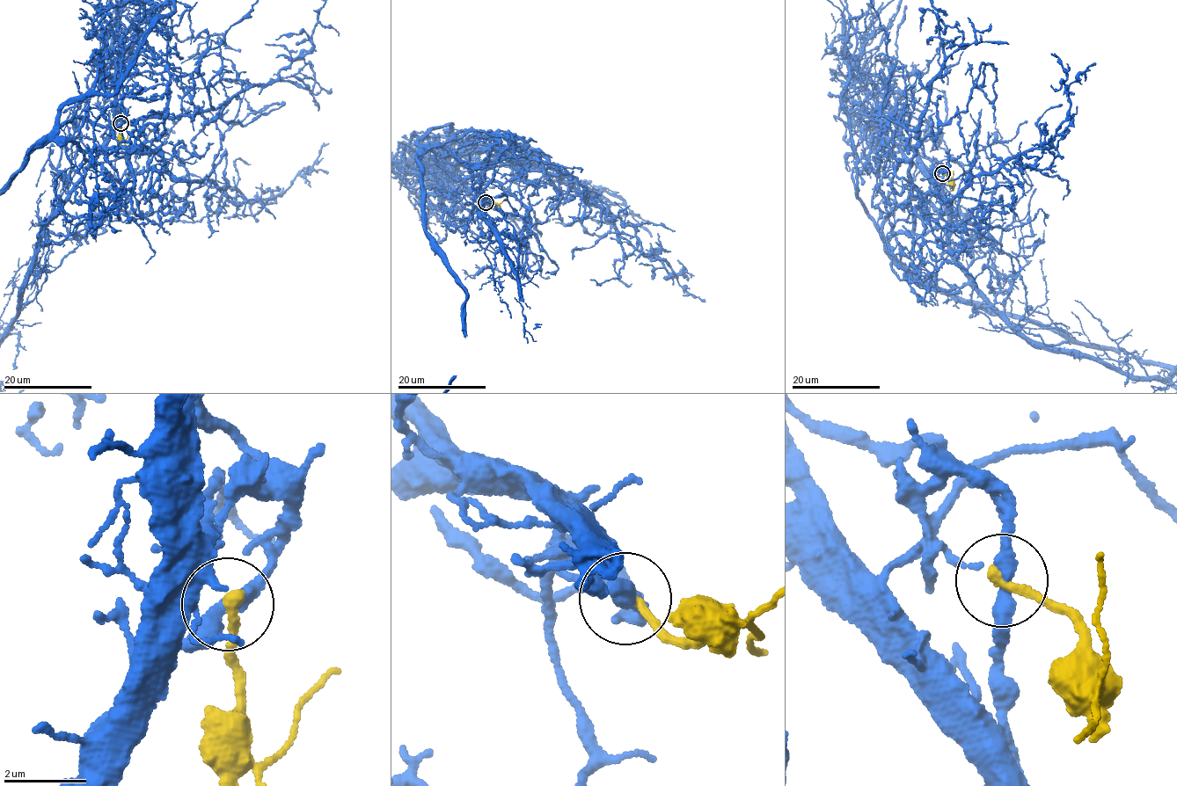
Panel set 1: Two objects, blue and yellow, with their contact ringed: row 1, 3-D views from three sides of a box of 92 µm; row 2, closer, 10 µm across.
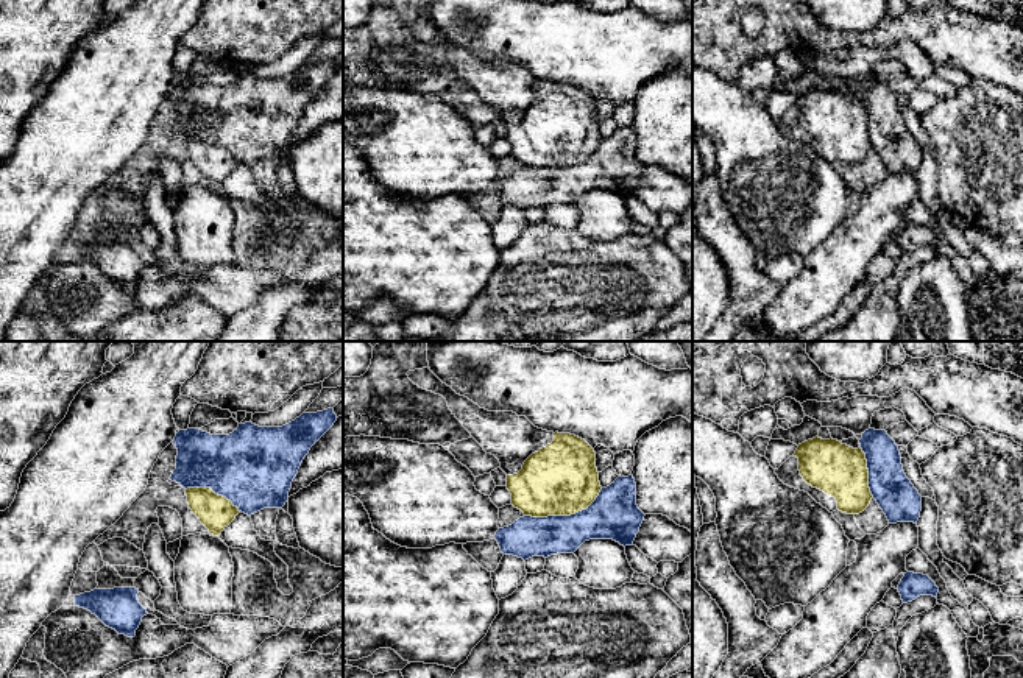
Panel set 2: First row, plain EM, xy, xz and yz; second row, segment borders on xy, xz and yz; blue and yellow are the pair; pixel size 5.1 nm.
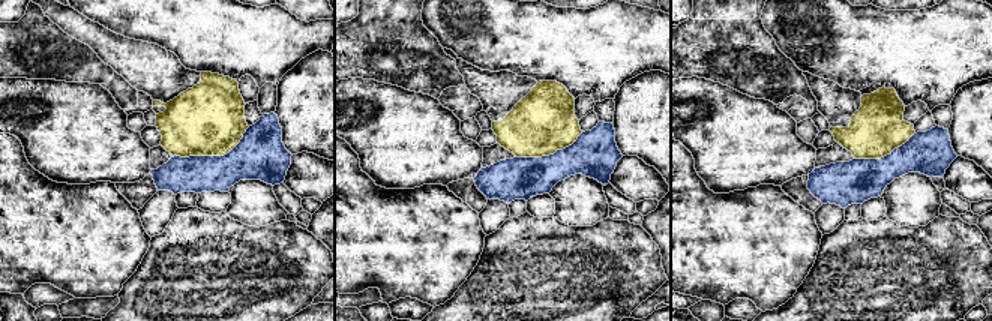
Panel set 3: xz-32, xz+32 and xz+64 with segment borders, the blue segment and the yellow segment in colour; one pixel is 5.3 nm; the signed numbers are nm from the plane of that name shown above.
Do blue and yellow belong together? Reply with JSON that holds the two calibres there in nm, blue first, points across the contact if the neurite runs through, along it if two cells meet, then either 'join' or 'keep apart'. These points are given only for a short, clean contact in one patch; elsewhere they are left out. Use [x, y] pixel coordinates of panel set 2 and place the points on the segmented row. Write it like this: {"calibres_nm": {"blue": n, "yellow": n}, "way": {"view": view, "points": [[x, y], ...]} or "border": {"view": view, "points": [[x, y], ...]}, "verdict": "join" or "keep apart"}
{"calibres_nm": {"blue": 240, "yellow": 380}, "verdict": "keep apart"}

